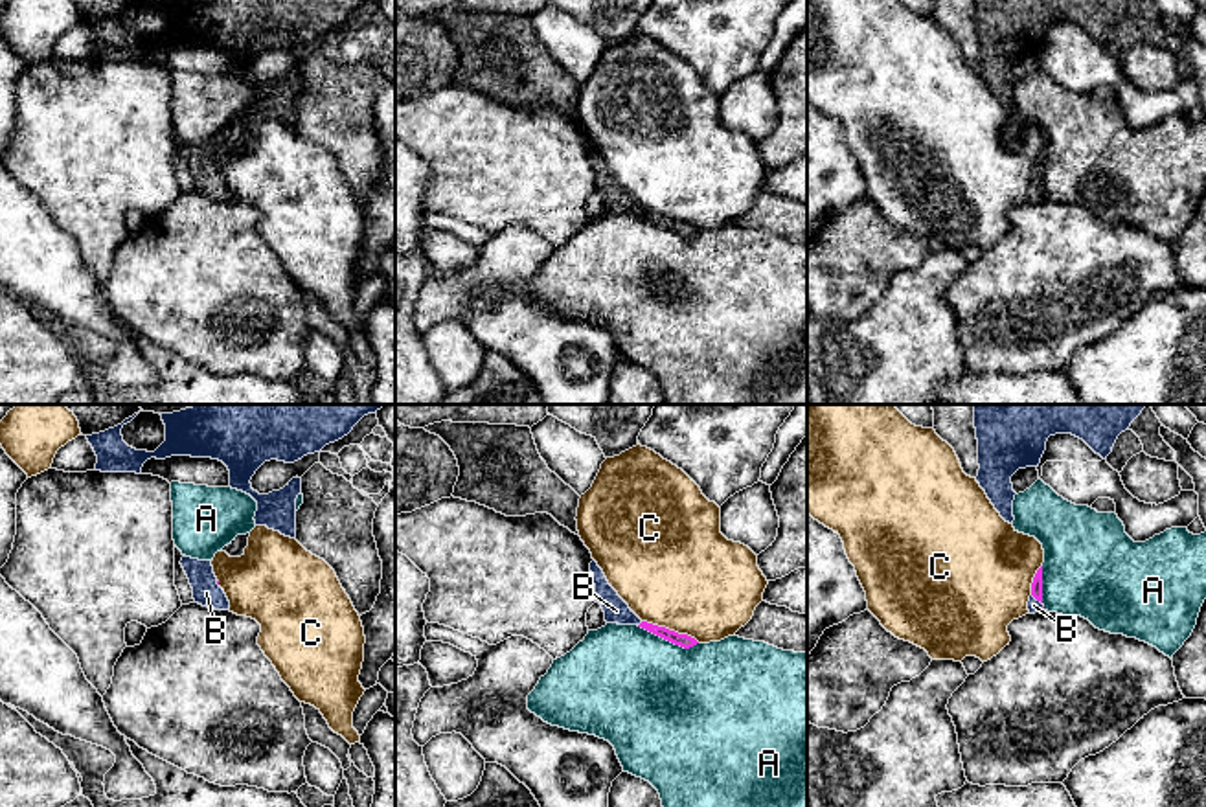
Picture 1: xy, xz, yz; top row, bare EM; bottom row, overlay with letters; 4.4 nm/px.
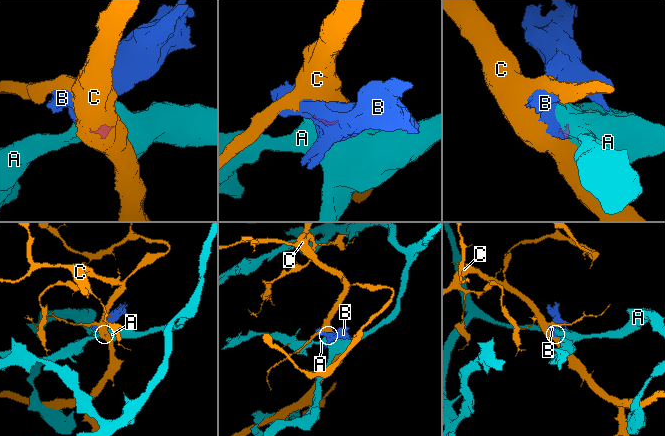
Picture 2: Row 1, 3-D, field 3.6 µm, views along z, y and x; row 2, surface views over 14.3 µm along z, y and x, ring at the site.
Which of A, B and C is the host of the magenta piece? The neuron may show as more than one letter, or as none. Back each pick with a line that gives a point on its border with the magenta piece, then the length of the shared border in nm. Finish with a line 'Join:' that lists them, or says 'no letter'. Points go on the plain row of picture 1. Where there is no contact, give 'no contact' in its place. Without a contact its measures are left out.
B: meets magenta in xz at (640, 212); contact 30 nm long
Join: B

